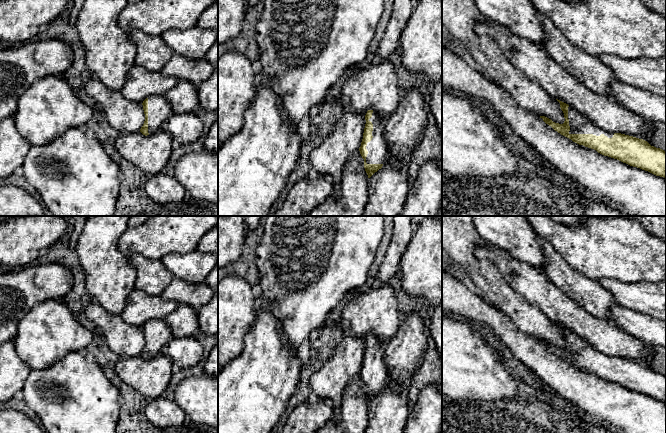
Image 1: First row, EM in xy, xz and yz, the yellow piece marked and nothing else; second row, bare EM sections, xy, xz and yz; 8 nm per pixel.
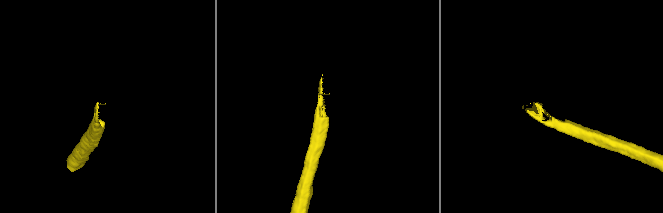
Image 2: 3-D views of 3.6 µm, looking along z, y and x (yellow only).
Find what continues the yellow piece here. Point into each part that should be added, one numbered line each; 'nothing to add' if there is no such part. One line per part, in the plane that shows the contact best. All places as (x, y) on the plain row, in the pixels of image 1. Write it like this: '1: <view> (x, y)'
1: yz (579, 348)

